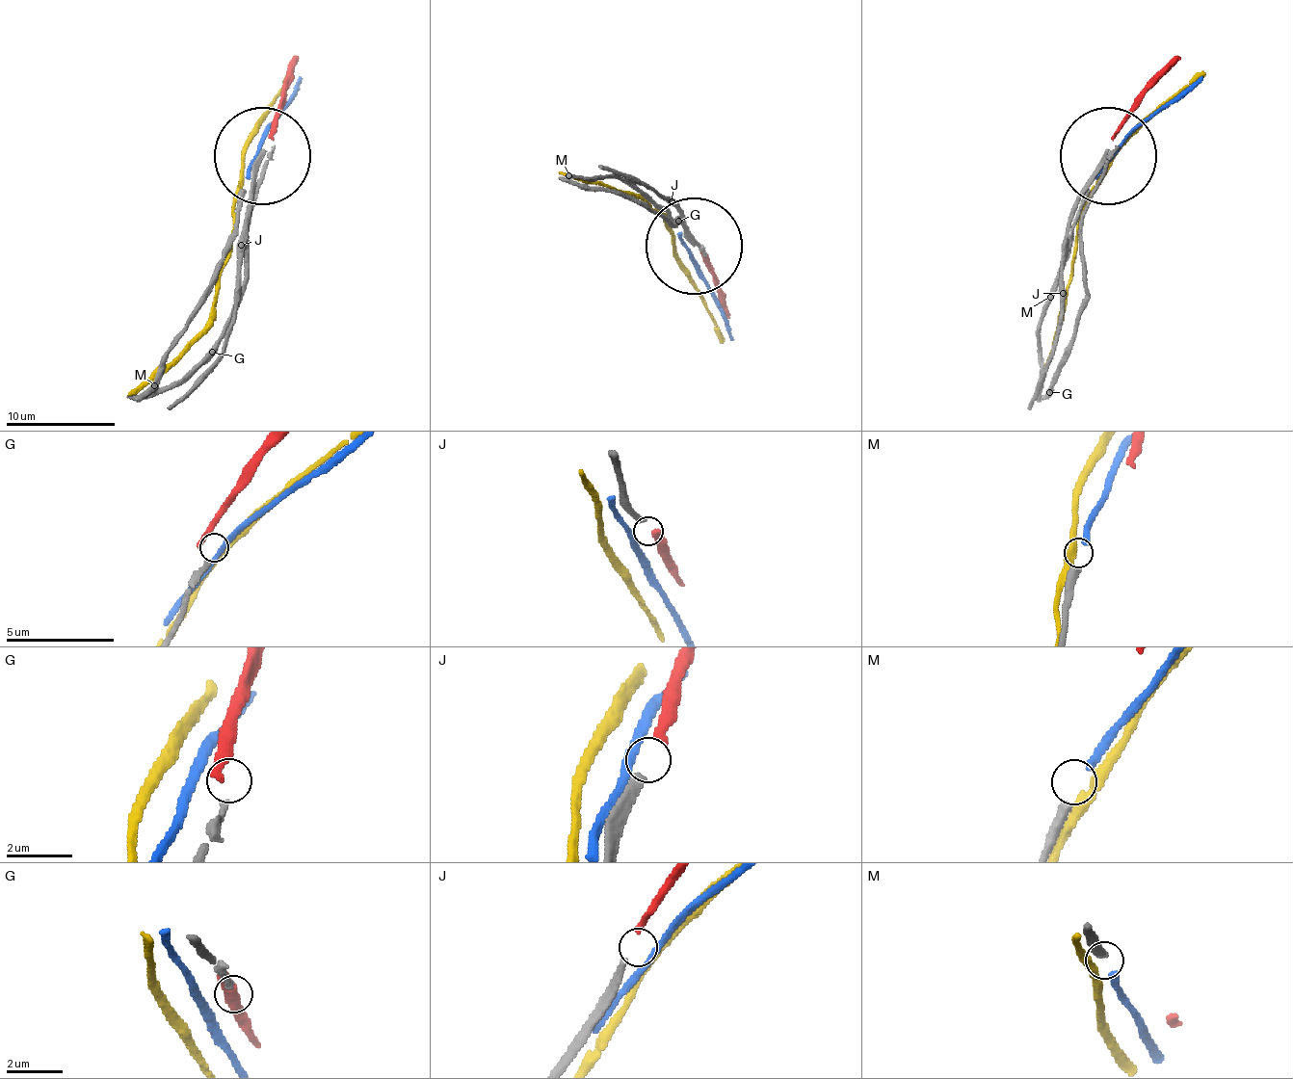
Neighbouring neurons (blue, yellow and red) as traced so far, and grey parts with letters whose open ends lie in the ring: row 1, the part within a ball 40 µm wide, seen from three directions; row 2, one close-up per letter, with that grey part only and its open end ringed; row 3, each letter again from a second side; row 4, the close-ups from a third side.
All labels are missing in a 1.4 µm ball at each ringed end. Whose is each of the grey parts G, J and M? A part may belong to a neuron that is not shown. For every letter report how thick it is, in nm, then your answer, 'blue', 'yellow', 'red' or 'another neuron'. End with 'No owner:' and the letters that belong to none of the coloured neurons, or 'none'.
G: 190 nm | another neuron
J: 300 nm | red
M: 360 nm | blue
No owner: G

